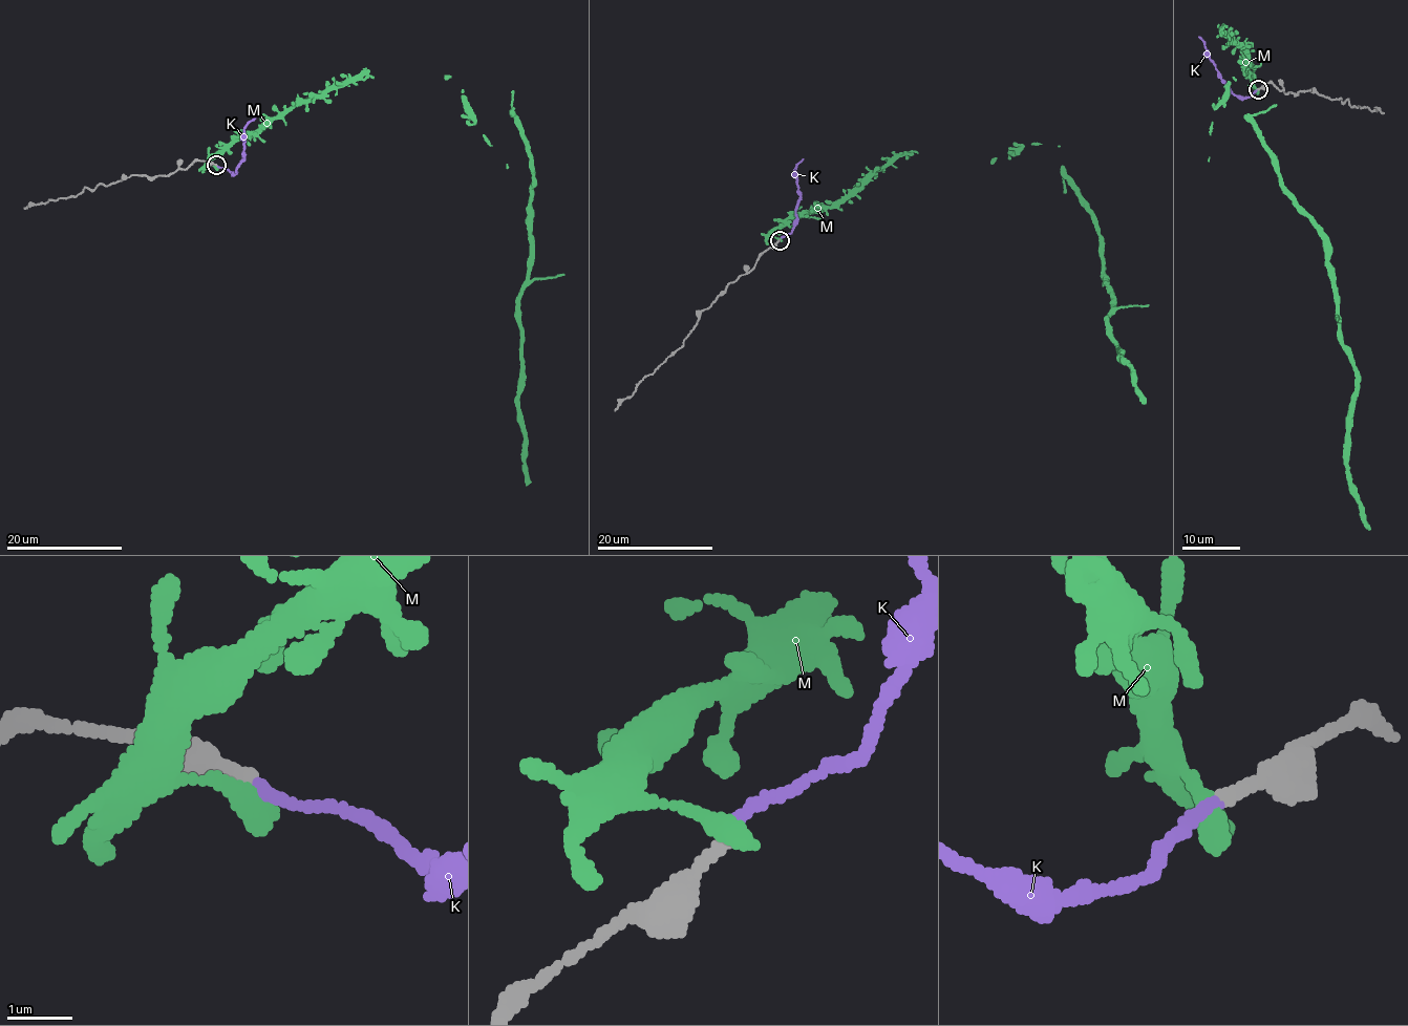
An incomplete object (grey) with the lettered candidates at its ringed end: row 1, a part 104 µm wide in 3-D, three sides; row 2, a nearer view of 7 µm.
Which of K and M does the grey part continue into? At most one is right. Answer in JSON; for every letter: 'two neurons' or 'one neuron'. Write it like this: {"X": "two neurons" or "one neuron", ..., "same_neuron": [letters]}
{"K": "one neuron", "M": "two neurons", "same_neuron": ["K"]}

